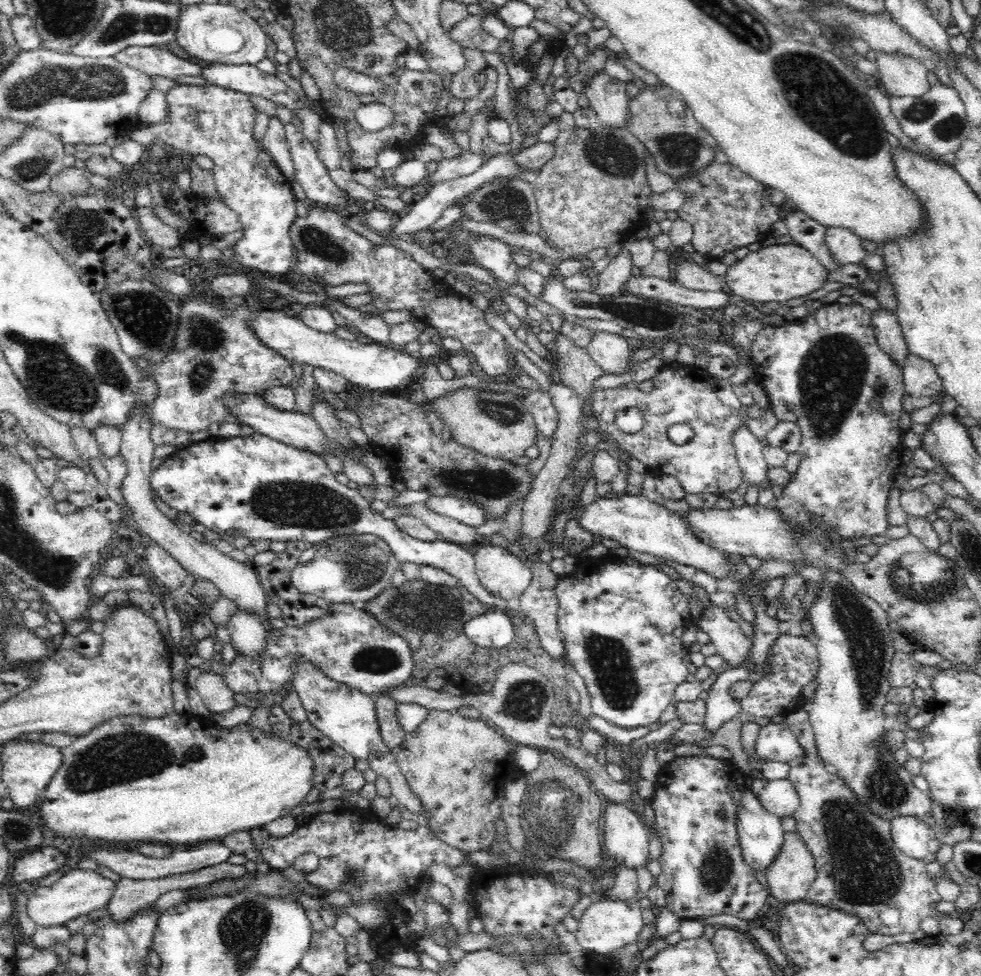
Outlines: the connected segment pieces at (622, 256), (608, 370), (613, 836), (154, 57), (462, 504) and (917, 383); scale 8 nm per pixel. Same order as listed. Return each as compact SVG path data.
M622 249L610 264L599 274L598 284L593 290L600 296L613 296L621 293L622 284L629 280L633 260L630 252Z
M597 331L597 335L590 341L587 349L594 363L602 368L606 375L626 374L632 355L626 338L618 333Z
M610 802L604 811L604 844L621 866L644 866L649 854L649 831L640 815L626 804Z
M127 46L115 54L116 60L148 77L161 76L176 82L179 76L202 76L201 66L176 56L160 46Z
M436 495L428 498L425 496L424 504L430 511L442 516L448 516L462 524L474 528L484 524L484 513L481 512L480 505L473 504L472 501L466 501L458 497L437 497Z
M908 354L903 368L904 398L903 409L910 414L913 410L930 406L932 402L940 401L946 395L941 377L929 361Z

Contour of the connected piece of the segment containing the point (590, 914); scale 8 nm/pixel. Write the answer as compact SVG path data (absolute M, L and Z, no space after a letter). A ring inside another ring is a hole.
M640 894L624 901L620 899L606 899L599 896L583 912L581 918L572 926L578 943L584 950L592 950L598 954L610 954L614 950L624 948L626 944L638 942L638 934L645 925L642 921L640 908Z

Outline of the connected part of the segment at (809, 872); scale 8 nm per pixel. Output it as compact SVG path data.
M796 831L786 833L784 843L775 861L765 870L770 896L778 904L807 900L807 890L810 889L815 874L815 861L812 853L806 847L806 842Z

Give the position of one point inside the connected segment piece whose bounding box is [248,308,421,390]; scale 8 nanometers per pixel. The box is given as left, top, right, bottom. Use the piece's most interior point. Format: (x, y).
(374, 366)

